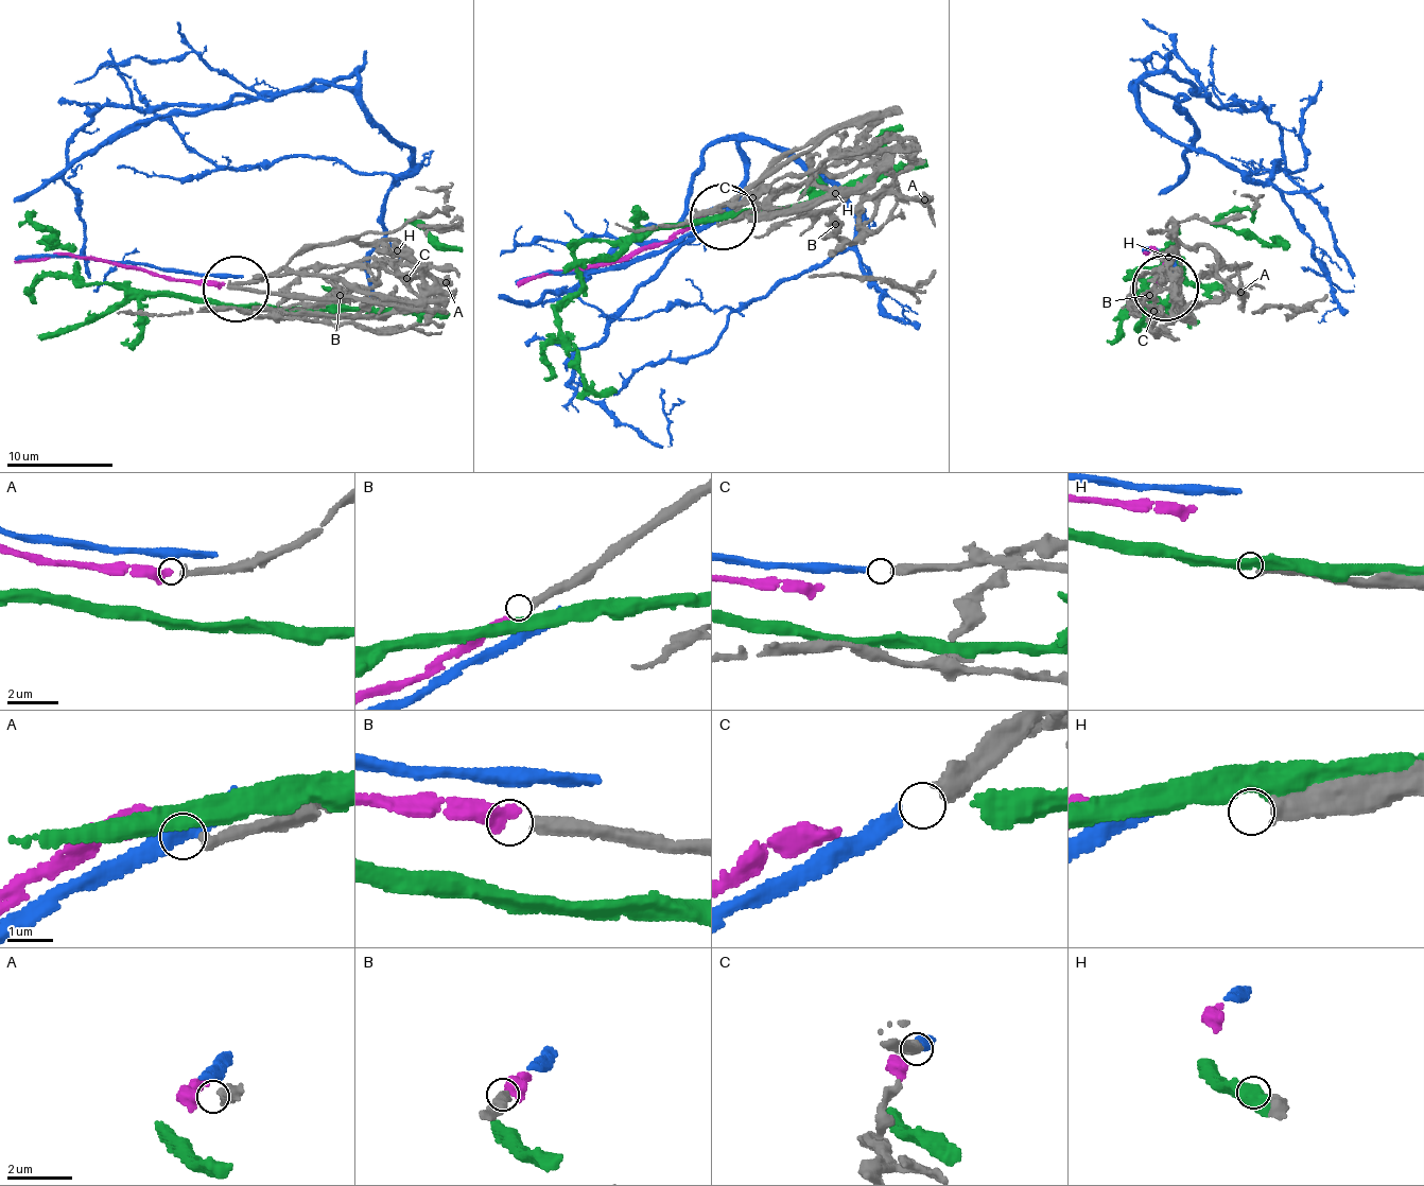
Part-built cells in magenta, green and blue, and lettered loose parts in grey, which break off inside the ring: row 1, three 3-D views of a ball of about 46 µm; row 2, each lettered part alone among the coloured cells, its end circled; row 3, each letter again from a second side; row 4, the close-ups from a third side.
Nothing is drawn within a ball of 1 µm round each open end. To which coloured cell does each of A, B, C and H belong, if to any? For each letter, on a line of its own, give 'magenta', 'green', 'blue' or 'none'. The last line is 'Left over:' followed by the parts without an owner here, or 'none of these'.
A: none
B: magenta
C: blue
H: none
Left over: A, H

